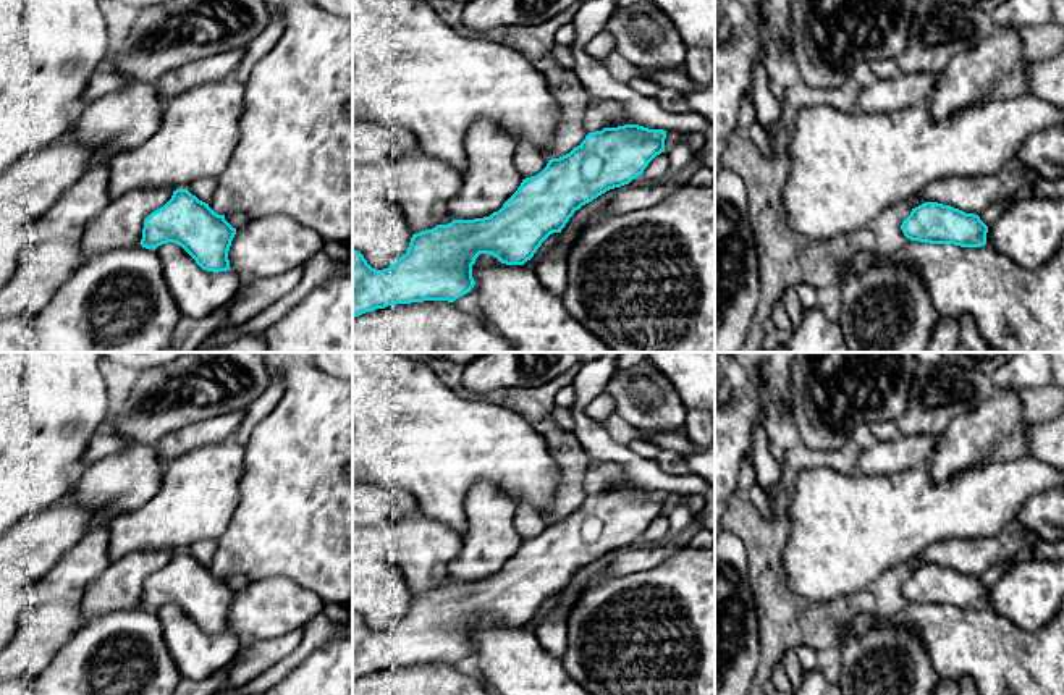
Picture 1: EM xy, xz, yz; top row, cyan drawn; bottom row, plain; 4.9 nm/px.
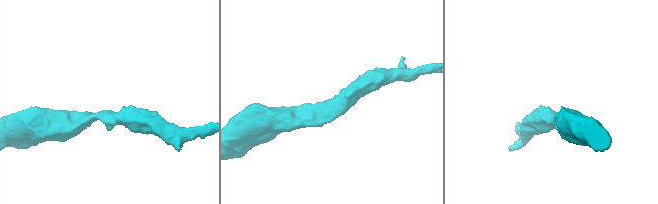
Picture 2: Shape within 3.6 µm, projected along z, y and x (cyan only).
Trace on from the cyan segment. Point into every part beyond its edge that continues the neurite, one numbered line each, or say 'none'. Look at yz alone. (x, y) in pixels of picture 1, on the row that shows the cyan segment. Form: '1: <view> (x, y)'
none

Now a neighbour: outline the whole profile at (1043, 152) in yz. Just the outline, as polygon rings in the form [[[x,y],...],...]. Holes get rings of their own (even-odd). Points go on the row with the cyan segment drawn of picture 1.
[[[1064,126],[1035,133],[1019,149],[1015,160],[1040,179],[1064,178]]]

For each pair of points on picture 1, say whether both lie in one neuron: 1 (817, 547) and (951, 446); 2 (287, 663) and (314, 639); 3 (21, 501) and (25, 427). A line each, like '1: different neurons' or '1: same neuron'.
1: different neurons
2: same neuron
3: same neuron

